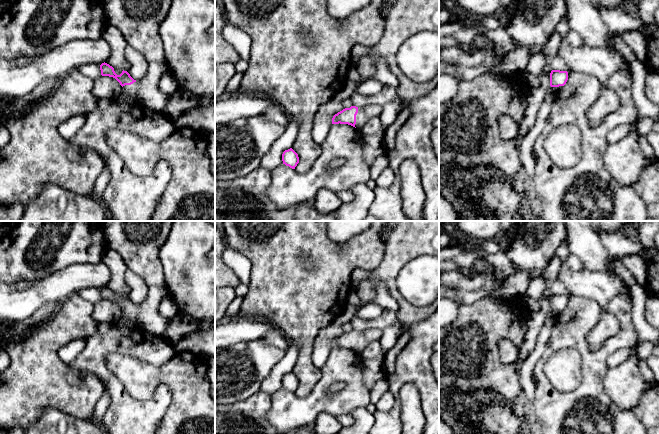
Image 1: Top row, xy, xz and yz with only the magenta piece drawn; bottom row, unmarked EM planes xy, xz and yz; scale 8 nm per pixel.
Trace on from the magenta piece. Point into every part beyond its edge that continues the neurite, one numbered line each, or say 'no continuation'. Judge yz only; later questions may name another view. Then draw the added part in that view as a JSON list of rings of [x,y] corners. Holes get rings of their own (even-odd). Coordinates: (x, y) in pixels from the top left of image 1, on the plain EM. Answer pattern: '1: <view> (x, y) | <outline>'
1: yz (588, 409) | [[[625,281],[623,283],[626,292],[614,296],[605,306],[585,297],[569,296],[566,308],[555,319],[550,338],[533,372],[537,380],[534,410],[542,434],[647,434],[646,428],[634,413],[615,405],[603,387],[603,378],[609,369],[606,364],[607,358],[620,348],[631,350],[639,340],[632,323],[631,289]],[[603,310],[618,319],[620,330],[615,336],[606,340],[597,351],[592,352],[589,350],[587,336],[600,321]],[[562,348],[575,348],[581,356],[582,380],[574,391],[568,393],[557,391],[544,373],[544,365],[548,358]]]

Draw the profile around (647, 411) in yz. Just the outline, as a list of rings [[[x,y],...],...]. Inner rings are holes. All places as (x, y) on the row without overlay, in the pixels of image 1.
[[[659,384],[645,389],[636,407],[631,410],[647,430],[647,434],[659,434]]]

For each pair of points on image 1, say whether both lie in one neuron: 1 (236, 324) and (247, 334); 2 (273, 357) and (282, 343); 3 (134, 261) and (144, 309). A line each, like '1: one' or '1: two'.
1: one
2: two
3: one

